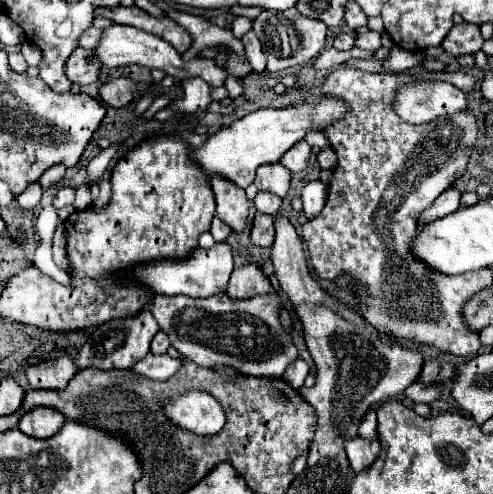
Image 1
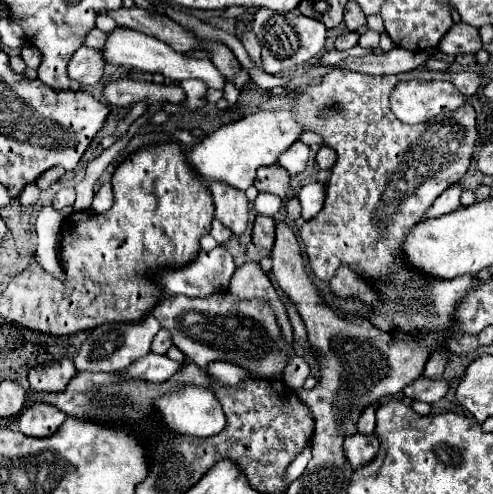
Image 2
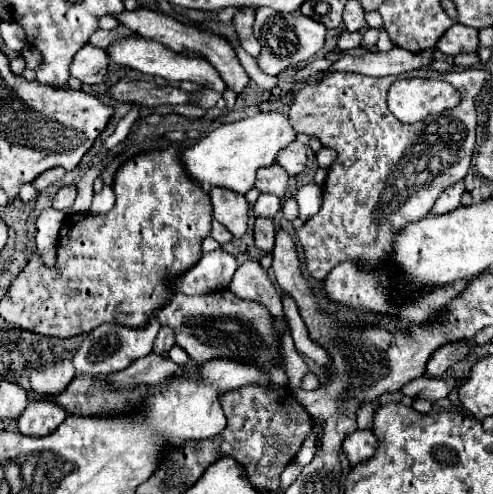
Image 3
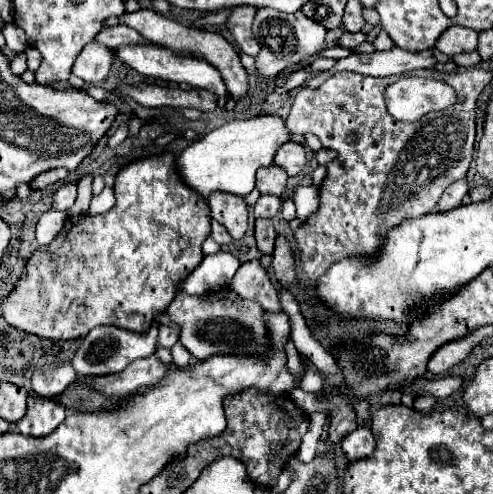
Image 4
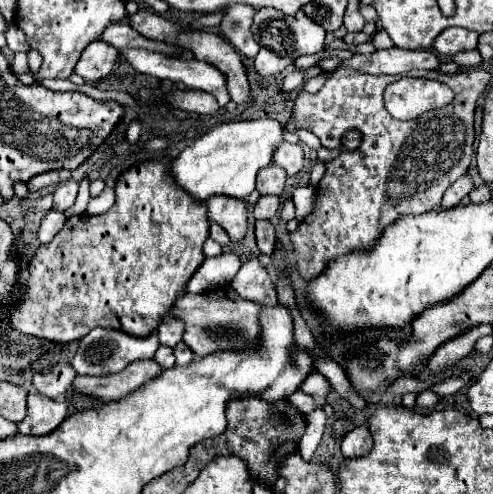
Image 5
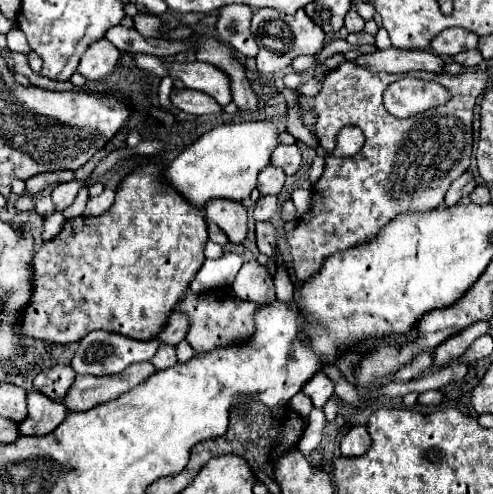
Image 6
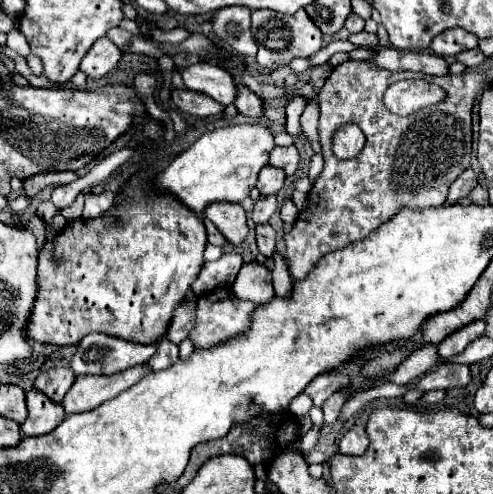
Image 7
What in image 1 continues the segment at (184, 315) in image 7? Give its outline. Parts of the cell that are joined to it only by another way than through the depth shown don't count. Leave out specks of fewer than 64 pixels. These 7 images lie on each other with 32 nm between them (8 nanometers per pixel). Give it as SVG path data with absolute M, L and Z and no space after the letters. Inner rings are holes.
M158 332L158 334L154 336L152 344L150 344L150 352L152 352L152 354L164 354L164 352L168 350L168 346L170 346L168 336L164 336L164 332Z

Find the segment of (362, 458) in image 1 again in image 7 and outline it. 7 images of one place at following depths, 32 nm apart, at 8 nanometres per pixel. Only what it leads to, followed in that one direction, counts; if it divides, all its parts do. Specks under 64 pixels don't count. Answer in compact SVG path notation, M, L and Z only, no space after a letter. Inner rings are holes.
M352 426L340 440L340 454L346 454L346 456L360 456L366 452L370 440L368 440L368 434L364 430L364 426Z

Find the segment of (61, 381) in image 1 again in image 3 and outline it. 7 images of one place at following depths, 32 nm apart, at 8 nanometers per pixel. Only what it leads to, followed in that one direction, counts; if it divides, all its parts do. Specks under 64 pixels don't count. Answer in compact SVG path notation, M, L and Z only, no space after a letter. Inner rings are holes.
M62 360L60 364L54 364L50 368L36 368L30 374L30 386L36 394L44 396L56 396L64 392L64 388L72 382L76 376L74 366L70 360Z

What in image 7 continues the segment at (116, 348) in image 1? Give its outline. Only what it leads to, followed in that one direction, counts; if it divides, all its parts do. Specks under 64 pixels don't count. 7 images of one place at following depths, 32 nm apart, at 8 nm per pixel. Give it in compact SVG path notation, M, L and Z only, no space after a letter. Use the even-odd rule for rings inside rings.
M96 332L80 340L70 366L76 374L92 374L92 376L118 374L130 366L148 362L154 356L156 346L158 344L144 346Z

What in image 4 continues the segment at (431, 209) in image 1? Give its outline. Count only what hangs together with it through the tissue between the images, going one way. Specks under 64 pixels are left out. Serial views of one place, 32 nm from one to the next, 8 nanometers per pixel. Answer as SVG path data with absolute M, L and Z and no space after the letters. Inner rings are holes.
M462 178L456 184L450 184L450 188L444 192L444 196L436 204L436 212L446 212L452 208L458 208L462 202L462 196L468 194L468 180Z

